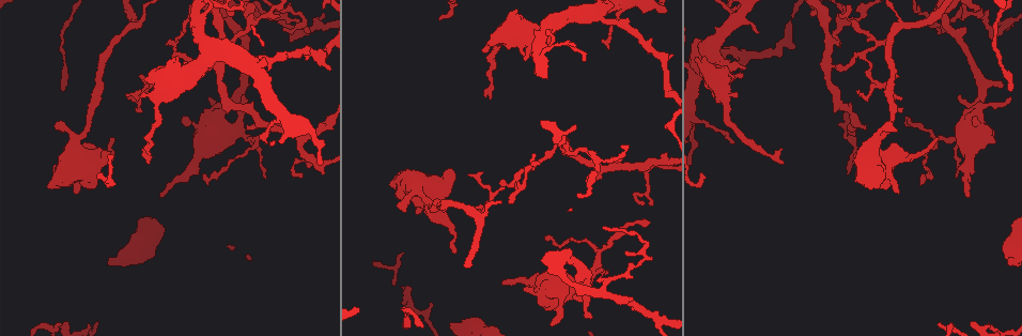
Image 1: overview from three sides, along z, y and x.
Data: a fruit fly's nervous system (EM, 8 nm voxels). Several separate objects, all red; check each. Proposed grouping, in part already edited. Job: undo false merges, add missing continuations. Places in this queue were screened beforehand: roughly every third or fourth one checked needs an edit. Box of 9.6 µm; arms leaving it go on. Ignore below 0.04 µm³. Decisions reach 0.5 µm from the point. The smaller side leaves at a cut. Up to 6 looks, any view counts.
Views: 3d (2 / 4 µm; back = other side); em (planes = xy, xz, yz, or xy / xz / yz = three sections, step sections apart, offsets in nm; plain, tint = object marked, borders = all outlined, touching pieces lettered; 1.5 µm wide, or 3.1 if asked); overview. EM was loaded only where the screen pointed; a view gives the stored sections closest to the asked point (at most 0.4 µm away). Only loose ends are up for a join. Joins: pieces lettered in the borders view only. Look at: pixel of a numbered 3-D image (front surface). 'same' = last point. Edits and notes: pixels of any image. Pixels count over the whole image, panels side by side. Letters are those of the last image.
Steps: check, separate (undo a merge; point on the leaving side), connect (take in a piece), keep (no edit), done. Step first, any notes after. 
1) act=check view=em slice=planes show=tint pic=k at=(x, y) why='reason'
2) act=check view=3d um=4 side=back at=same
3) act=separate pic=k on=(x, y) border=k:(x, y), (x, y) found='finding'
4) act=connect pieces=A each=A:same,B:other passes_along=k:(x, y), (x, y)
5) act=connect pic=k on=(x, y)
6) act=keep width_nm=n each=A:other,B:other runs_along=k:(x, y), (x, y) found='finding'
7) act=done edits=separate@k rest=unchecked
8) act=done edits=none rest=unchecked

act=check view=3d um=4 pic=1 at=(308, 164) why='tapers out'

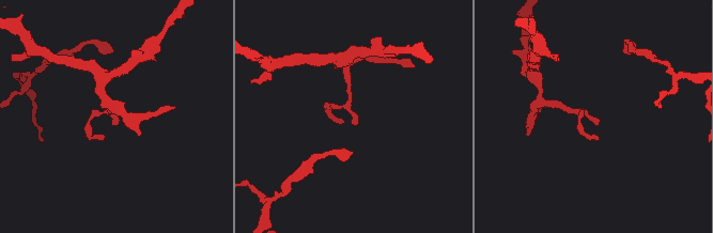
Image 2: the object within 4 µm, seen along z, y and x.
act=check view=em slice=planes show=tint pic=2 at=(112, 122) why='shape alone is not enough'

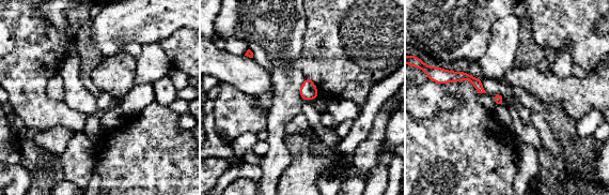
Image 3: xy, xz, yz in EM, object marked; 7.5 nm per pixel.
act=check view=em slice=planes show=borders at=same

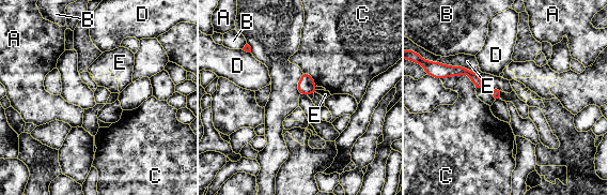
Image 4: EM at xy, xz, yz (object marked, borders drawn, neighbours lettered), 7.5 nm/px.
act=keep each=A:other,B:other,C:other,D:other,E:other found='no lettered piece goes on from it'

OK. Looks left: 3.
act=check view=3d um=4 pic=1 at=(468, 174) why='tapers out'

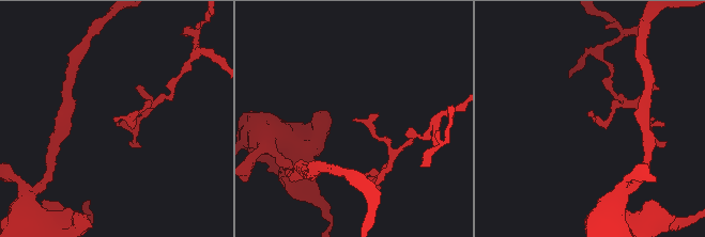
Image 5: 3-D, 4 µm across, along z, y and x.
act=check view=em slice=planes show=borders pic=5 at=(114, 120) why='shape alone is not enough'

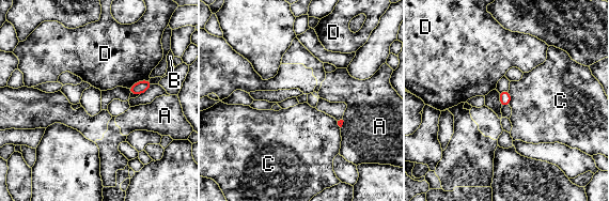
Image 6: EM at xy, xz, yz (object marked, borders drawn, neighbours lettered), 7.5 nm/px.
act=keep width_nm=80 longest_contact=D:170nm each=A:other,B:other,C:other,D:other found='none of them fits'

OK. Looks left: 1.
act=done edits=none rest=unchecked

